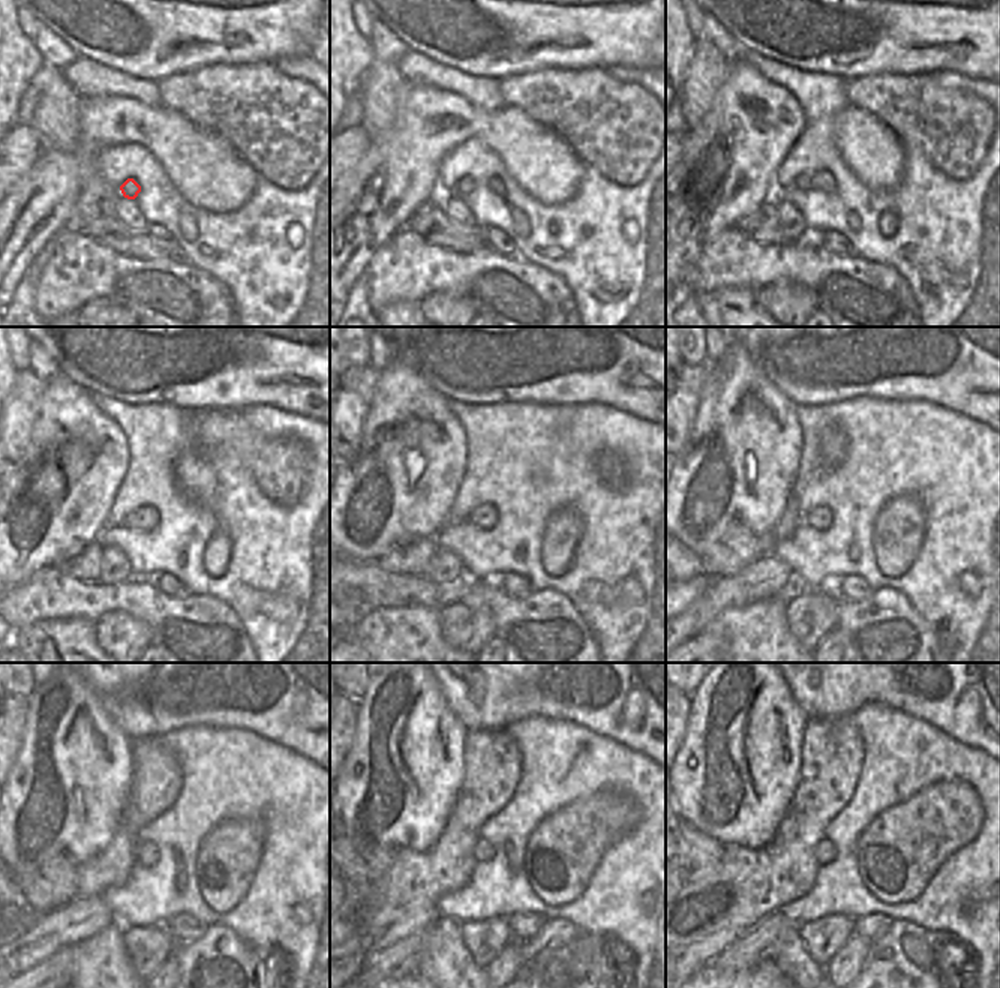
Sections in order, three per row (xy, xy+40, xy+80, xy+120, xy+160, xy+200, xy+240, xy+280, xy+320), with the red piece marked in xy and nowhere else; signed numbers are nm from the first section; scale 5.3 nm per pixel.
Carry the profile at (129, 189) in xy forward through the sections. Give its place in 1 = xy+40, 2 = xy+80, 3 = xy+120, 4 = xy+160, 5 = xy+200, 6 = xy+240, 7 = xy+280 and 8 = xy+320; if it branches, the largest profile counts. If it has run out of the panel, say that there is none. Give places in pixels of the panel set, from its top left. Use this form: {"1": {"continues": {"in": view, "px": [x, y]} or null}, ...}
{"1": {"continues": {"in": "xy+40", "px": [465, 185]}}, "2": {"continues": {"in": "xy+80", "px": [823, 182]}}, "3": {"continues": {"in": "xy+120", "px": [147, 517]}}, "4": {"continues": {"in": "xy+160", "px": [485, 516]}}, "5": {"continues": {"in": "xy+200", "px": [819, 517]}}, "6": {"continues": {"in": "xy+240", "px": [147, 853]}}, "7": {"continues": {"in": "xy+280", "px": [483, 852]}}, "8": {"continues": {"in": "xy+320", "px": [825, 850]}}}

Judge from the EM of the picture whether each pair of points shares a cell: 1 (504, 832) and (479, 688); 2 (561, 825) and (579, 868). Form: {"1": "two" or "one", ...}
{"1": "two", "2": "one"}

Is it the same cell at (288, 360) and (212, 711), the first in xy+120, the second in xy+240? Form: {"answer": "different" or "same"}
{"answer": "same"}

